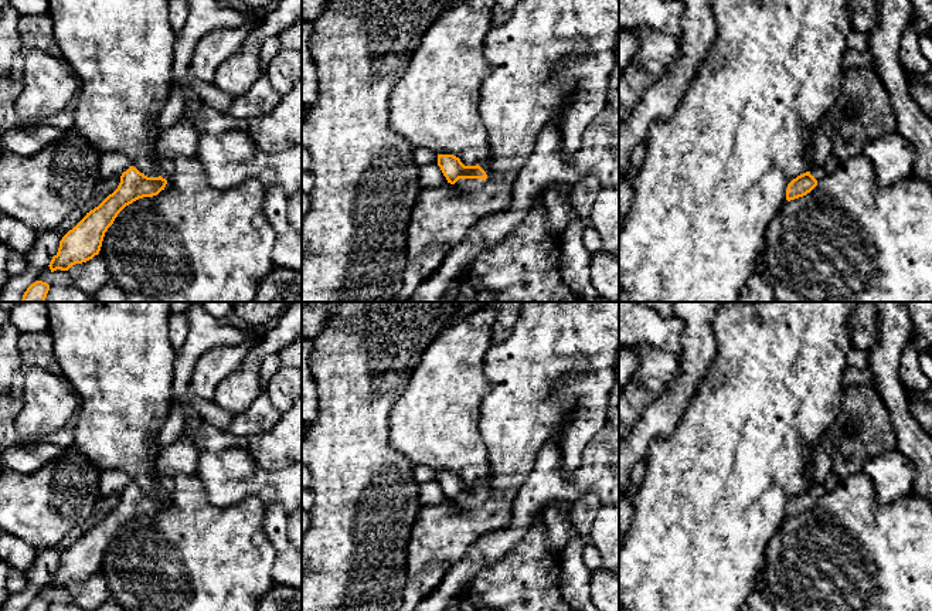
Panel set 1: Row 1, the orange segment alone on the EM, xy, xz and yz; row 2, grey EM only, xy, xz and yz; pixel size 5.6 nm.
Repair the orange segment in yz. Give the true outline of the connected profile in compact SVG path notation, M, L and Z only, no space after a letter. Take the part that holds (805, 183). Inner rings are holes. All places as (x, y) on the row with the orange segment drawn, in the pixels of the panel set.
M813 163L809 172L797 176L788 184L786 200L790 201L806 196L817 186L817 181L822 180L826 174L827 172L823 166Z

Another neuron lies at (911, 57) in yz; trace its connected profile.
M911 24L905 27L899 37L899 62L905 72L916 74L921 77L924 77L932 65L924 57L919 47L919 35Z

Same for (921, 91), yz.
M924 79L909 84L909 92L924 115L932 120L932 84Z

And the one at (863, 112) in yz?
M844 71L840 101L820 120L840 162L861 155L867 140L897 132L895 113L875 71Z

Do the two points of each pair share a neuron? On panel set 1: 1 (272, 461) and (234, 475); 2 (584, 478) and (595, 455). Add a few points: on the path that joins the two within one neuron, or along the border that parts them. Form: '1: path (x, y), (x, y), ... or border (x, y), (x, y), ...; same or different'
1: border (231, 447), (242, 447), (262, 468), (286, 467); different
2: path (589, 472), (595, 467), (595, 461); same

